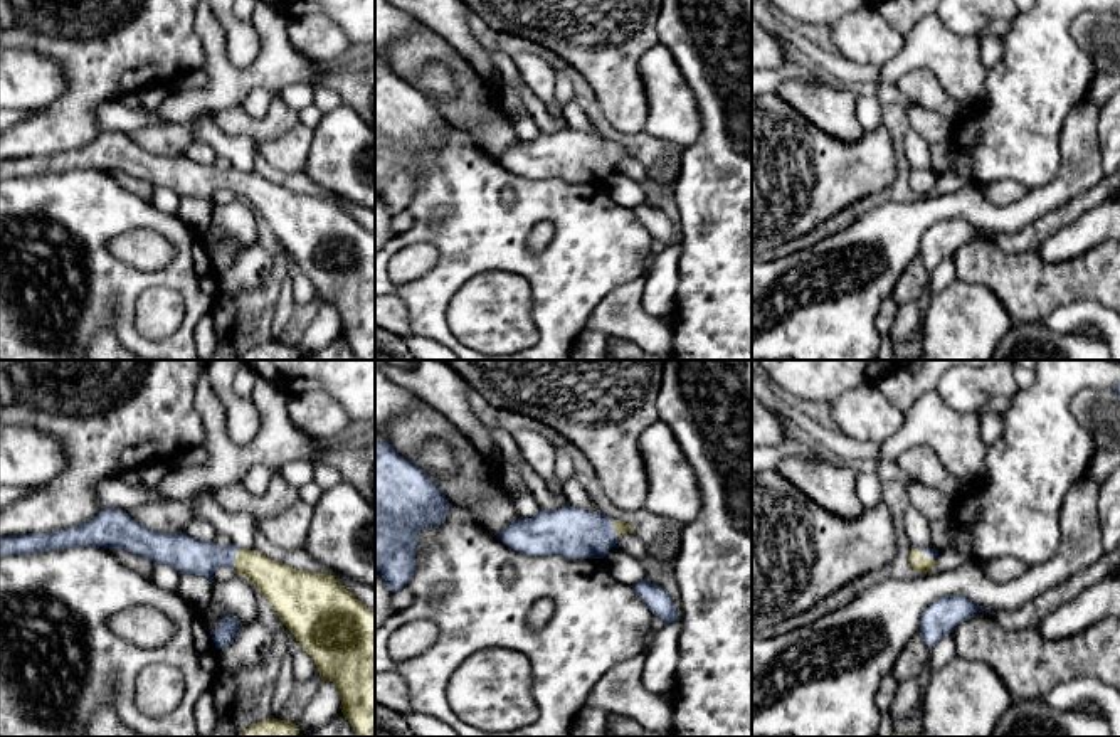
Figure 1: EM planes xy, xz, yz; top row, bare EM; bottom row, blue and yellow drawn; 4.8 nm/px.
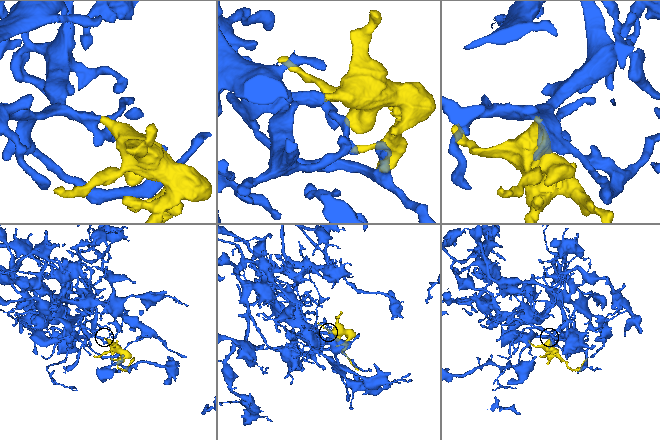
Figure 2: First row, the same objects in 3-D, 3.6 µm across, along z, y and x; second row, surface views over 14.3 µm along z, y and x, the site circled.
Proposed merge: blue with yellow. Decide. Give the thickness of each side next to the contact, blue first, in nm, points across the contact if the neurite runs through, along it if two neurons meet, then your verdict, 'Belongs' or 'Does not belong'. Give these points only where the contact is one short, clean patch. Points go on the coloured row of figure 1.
Thickness 180 nm (blue) against 190 nm. Path across: xy (185, 554), (234, 559), (253, 564), (278, 583). Belongs

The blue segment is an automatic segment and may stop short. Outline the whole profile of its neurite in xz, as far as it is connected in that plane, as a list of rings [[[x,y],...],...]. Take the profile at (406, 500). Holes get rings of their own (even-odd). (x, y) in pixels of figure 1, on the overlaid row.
[[[375,437],[375,569],[392,592],[407,587],[414,575],[417,533],[437,527],[447,512],[442,490]]]

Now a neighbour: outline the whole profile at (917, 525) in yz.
[[[911,505],[905,510],[905,528],[911,547],[933,549],[928,518]]]

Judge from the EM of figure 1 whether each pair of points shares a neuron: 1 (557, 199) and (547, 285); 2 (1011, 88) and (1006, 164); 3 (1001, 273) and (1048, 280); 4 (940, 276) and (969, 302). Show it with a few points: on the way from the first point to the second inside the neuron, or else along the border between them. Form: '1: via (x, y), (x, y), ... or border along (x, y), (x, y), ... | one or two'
1: via (565, 221), (565, 263) | one
2: via (1011, 106), (1011, 142), (1008, 145) | one
3: via (1013, 276), (1018, 280), (1036, 280) | one
4: border along (956, 280), (932, 296) | two

